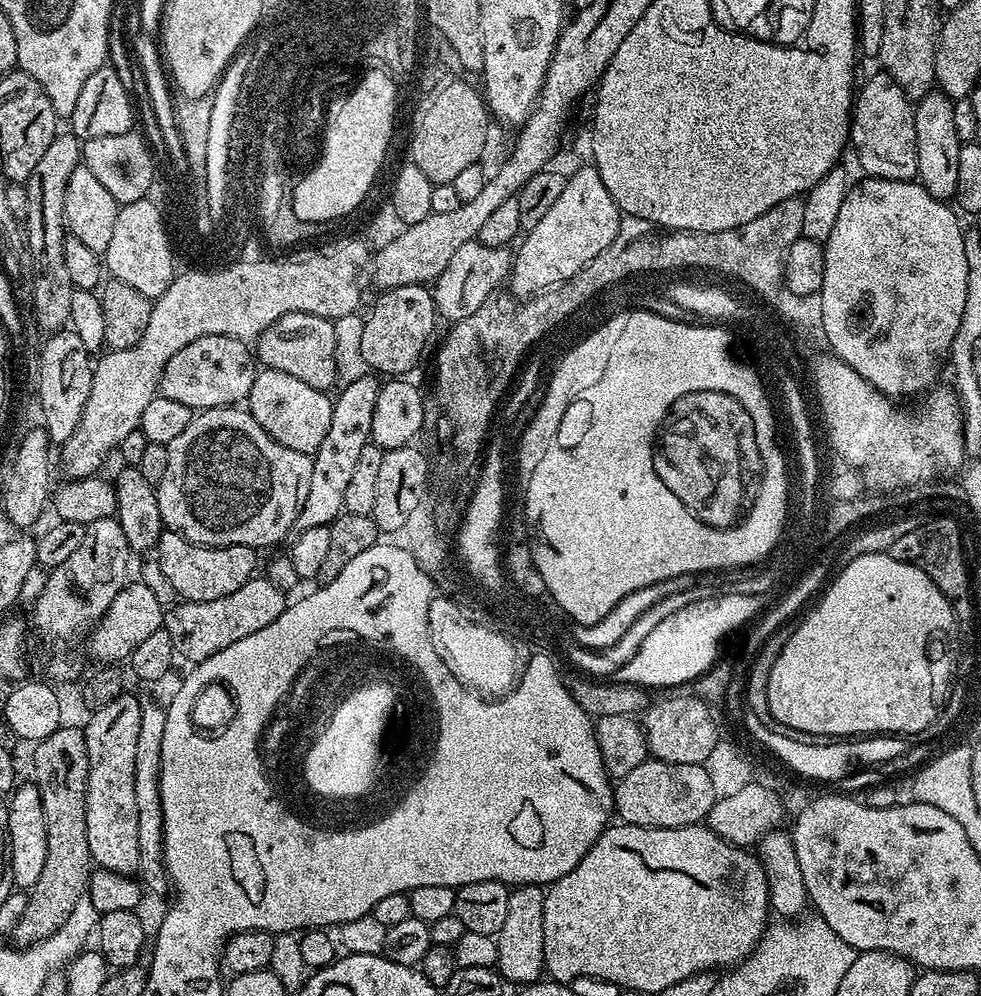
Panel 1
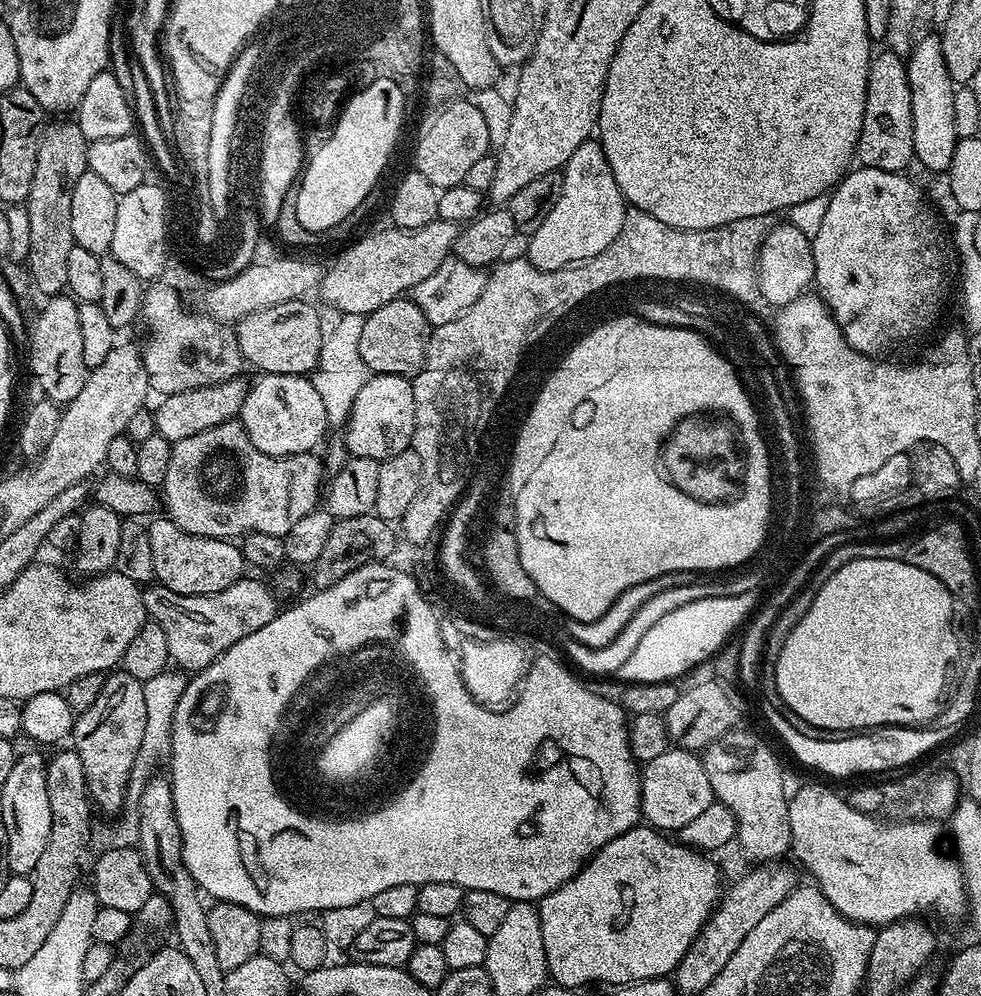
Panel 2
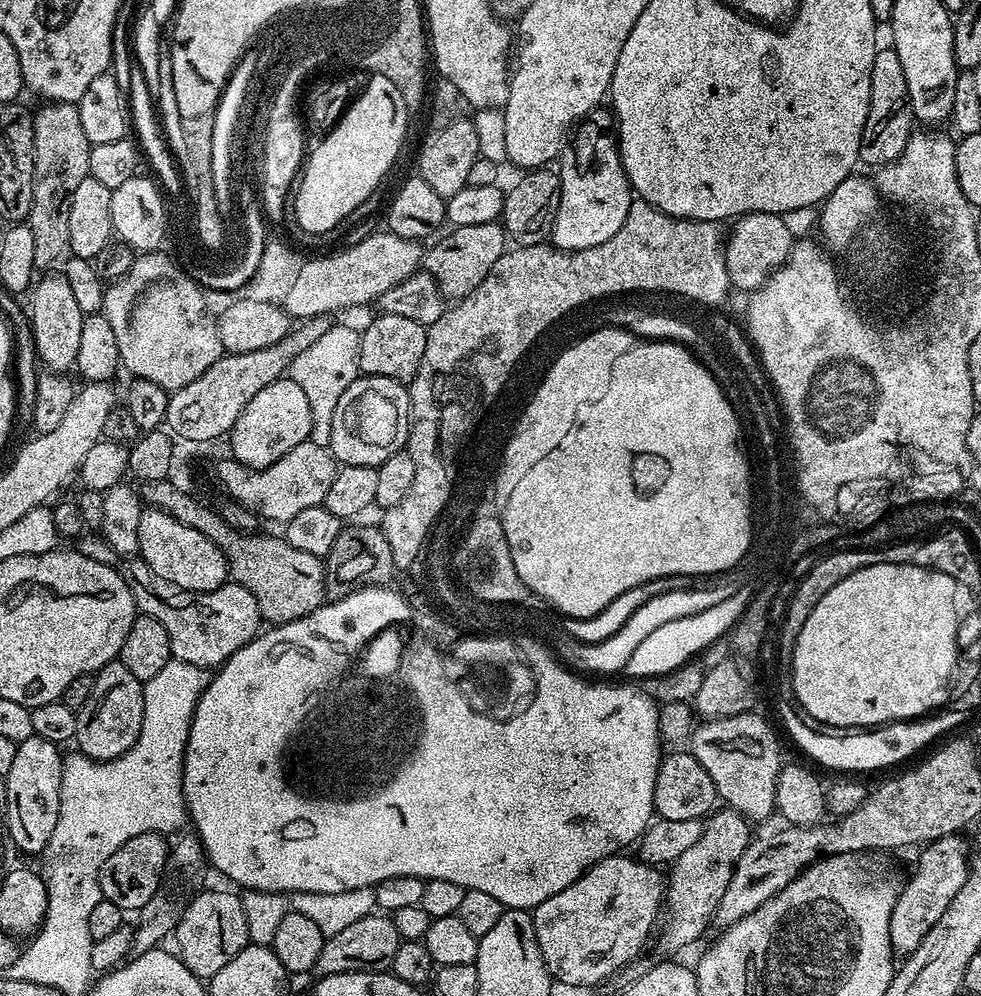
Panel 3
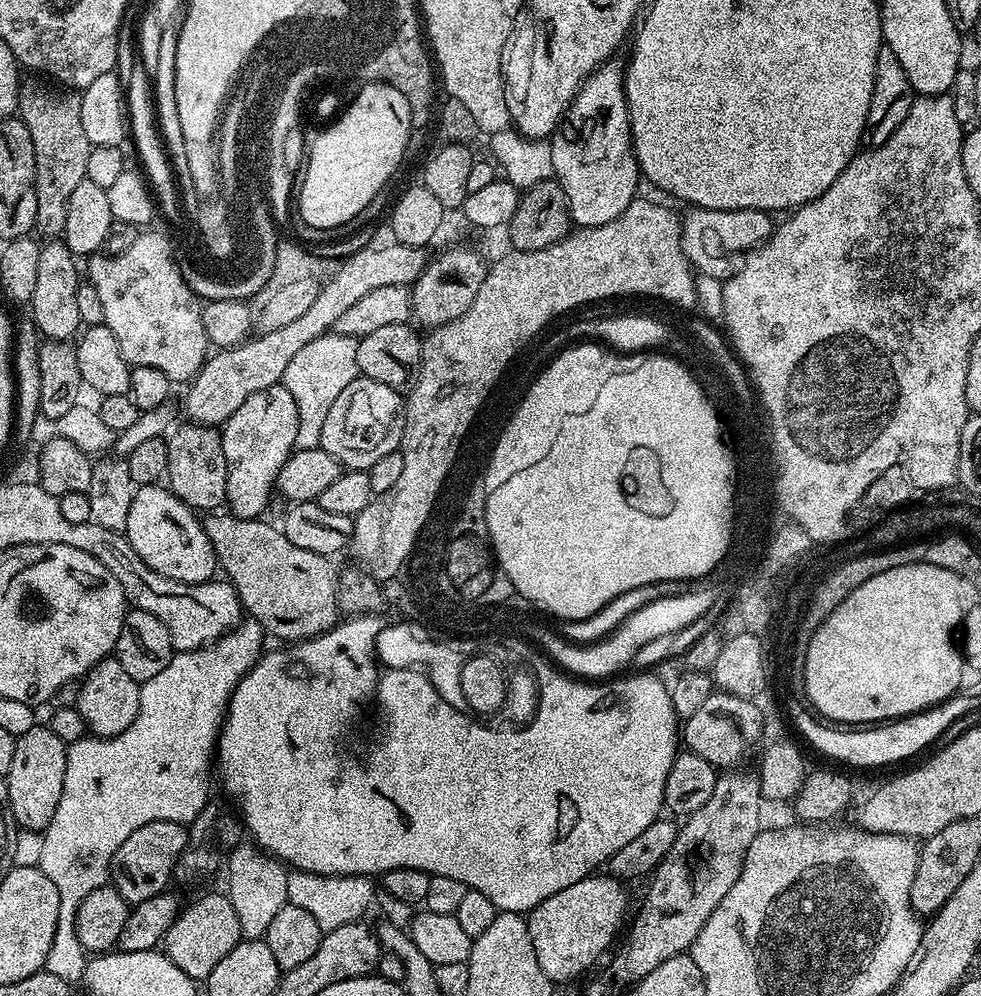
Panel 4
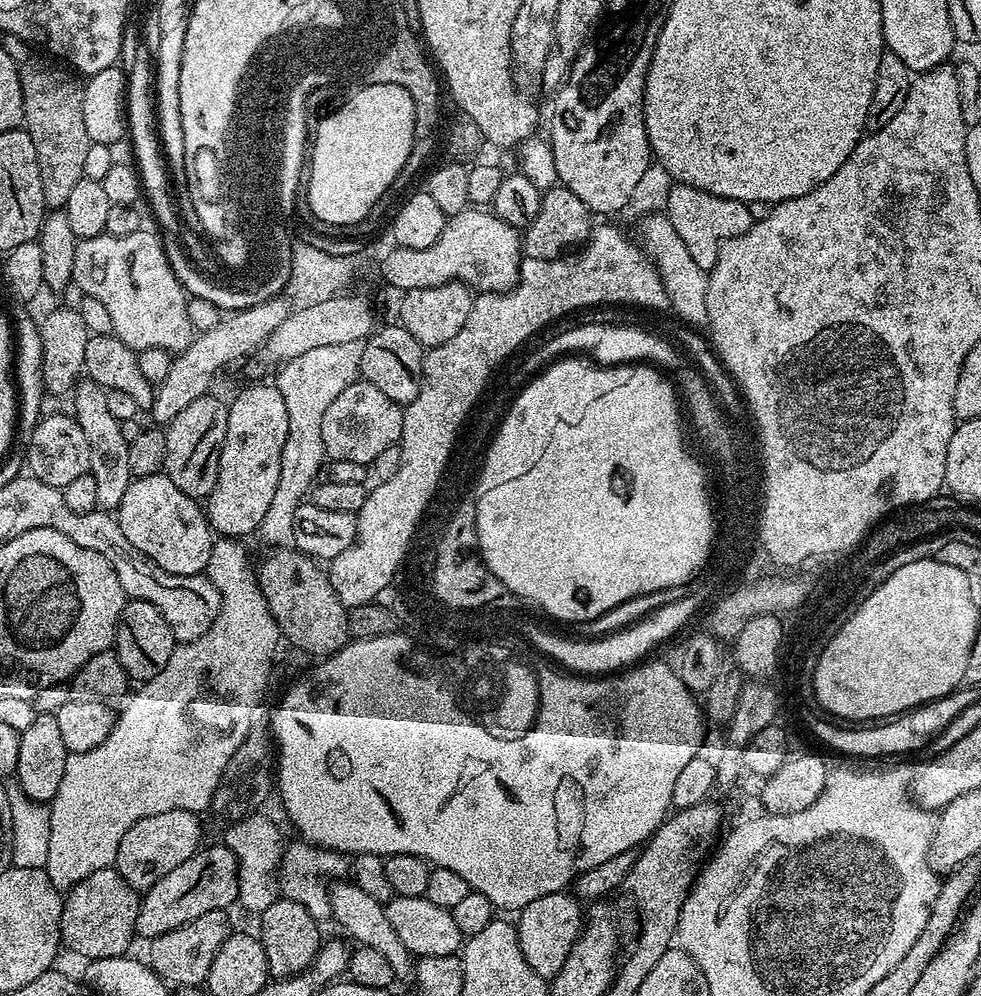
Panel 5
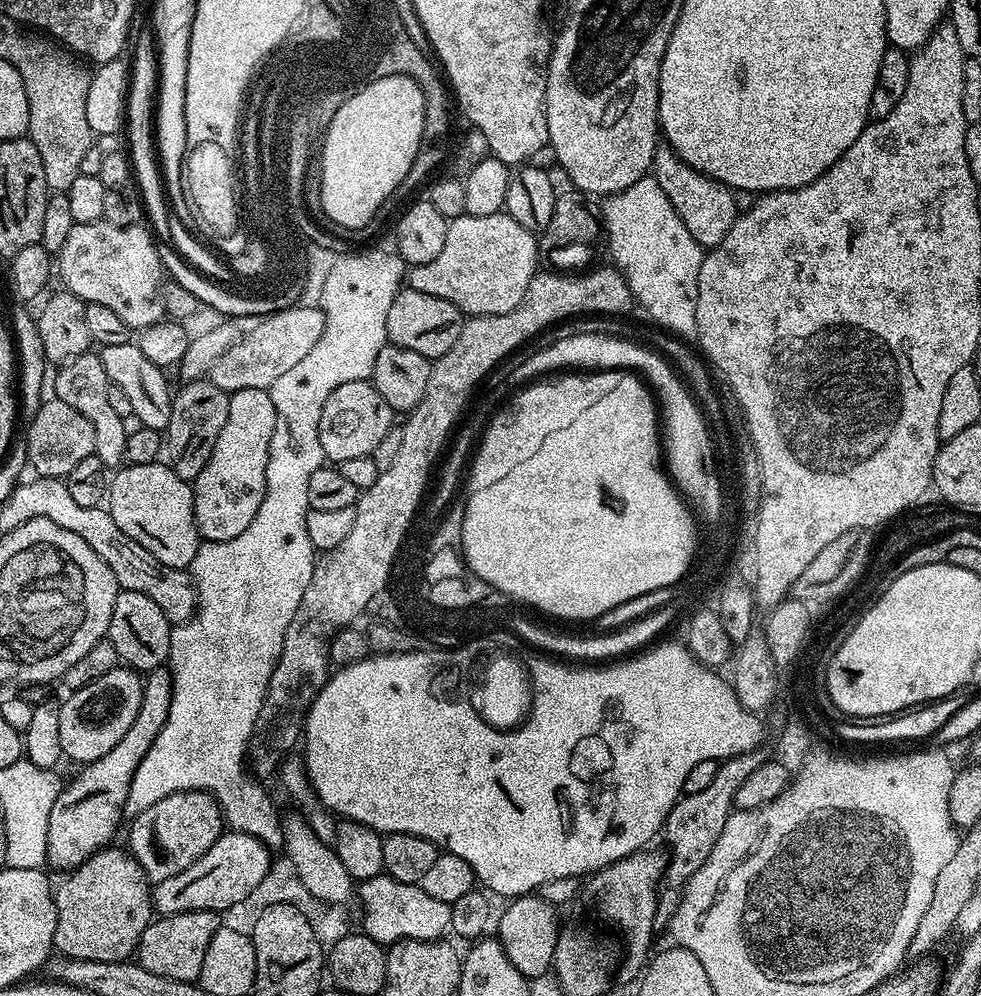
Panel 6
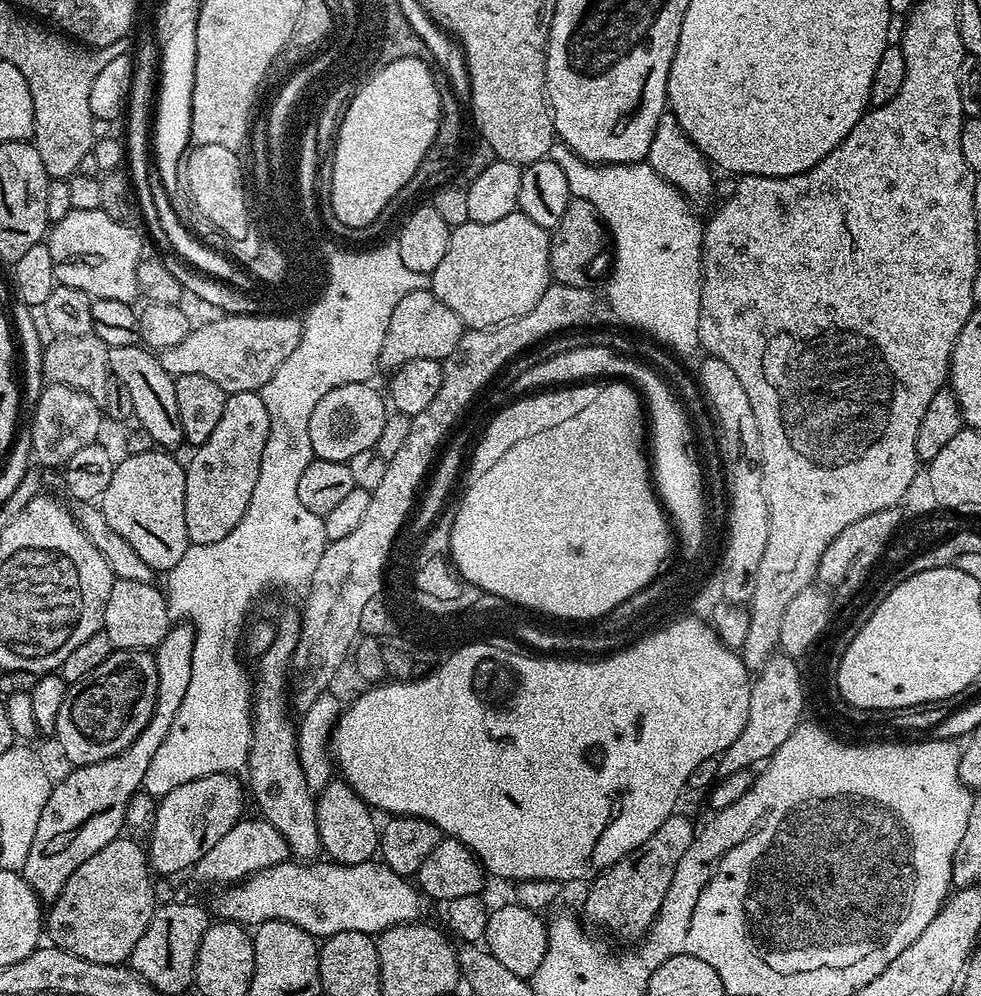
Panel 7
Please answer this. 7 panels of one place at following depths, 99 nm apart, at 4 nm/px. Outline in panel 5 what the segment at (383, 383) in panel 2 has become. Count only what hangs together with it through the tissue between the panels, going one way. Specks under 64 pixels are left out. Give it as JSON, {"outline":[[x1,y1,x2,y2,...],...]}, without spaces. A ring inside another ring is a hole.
{"outline":[[363,378,357,379,355,384,346,386,334,402,330,402,322,418,325,457,371,465,372,460,386,450,386,446,399,444,403,417,404,408,401,405,390,402,382,390,370,386]]}

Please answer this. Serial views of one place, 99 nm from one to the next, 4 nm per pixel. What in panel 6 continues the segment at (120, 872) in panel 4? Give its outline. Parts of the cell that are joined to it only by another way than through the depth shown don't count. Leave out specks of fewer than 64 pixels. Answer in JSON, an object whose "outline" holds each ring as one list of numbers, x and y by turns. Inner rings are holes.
{"outline":[[171,792,166,798,154,802,154,806,131,817,130,823,132,825,128,828,127,851,152,882,170,878,174,874,186,870,186,866,198,862,198,858,202,858,202,854,206,854,206,850,210,850,210,846,214,846,214,842,226,828,224,814,220,811,220,803,210,792]]}

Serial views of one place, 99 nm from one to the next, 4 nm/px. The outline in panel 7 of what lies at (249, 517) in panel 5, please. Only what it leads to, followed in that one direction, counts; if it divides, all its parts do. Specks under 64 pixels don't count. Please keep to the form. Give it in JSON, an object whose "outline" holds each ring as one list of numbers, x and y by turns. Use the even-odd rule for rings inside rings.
{"outline":[[233,392,223,407,222,418,210,435,186,460,186,534,189,544,222,542,246,514,258,470,262,466,262,450,270,434,270,414,259,392]]}

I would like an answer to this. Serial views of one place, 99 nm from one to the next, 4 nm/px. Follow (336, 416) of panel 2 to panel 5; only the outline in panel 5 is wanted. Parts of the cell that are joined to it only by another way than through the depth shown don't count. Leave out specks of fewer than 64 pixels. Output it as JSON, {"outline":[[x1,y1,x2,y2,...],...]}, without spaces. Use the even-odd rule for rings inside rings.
{"outline":[[355,344,318,346,314,350,306,350,306,354,294,358,277,372,280,373,274,377,274,383,286,402,286,446,282,446,282,474,278,474,278,490,274,490,274,502,270,502,270,510,266,510,266,518,260,523,258,532,264,535,268,544,288,546,292,544,294,534,294,514,298,506,305,503,326,464,322,418,330,402,334,402,346,386,355,384,360,376,360,348]]}

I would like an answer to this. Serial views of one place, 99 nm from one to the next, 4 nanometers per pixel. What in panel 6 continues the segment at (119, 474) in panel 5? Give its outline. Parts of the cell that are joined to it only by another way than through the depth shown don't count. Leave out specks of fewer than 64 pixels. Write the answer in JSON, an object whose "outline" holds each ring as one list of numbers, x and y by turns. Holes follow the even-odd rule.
{"outline":[[94,352,84,353,59,367,57,372,53,392,55,399,66,402,68,406,86,416,94,426,94,454,106,468,119,467,124,460,128,426,125,426,125,417,116,414,111,403,107,401,110,382,99,355]]}

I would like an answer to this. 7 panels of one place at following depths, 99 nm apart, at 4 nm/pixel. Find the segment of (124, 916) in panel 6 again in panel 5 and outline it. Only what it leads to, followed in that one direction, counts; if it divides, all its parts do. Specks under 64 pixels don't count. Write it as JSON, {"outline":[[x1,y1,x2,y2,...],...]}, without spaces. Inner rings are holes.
{"outline":[[115,867,94,870,94,874,90,874,90,878,82,878,82,882,67,889,64,896,64,909,60,923,60,939,63,947,67,951,69,948,70,951,84,956,85,961,125,955,129,951,127,948,131,946,132,940,134,941,136,936,140,898,141,893,132,888,130,882,120,872,117,872]]}

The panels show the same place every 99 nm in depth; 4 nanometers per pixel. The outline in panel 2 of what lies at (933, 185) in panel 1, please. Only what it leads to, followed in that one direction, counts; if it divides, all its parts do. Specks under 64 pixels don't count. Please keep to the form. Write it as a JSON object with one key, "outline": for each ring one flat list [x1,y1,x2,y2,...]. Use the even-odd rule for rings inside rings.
{"outline":[[925,34,921,37,913,46,906,63,910,82,910,106,914,114,915,163,920,163,928,172,947,173,957,142,954,130,954,94,957,85,953,84,946,70,946,58,942,58,939,35]]}

